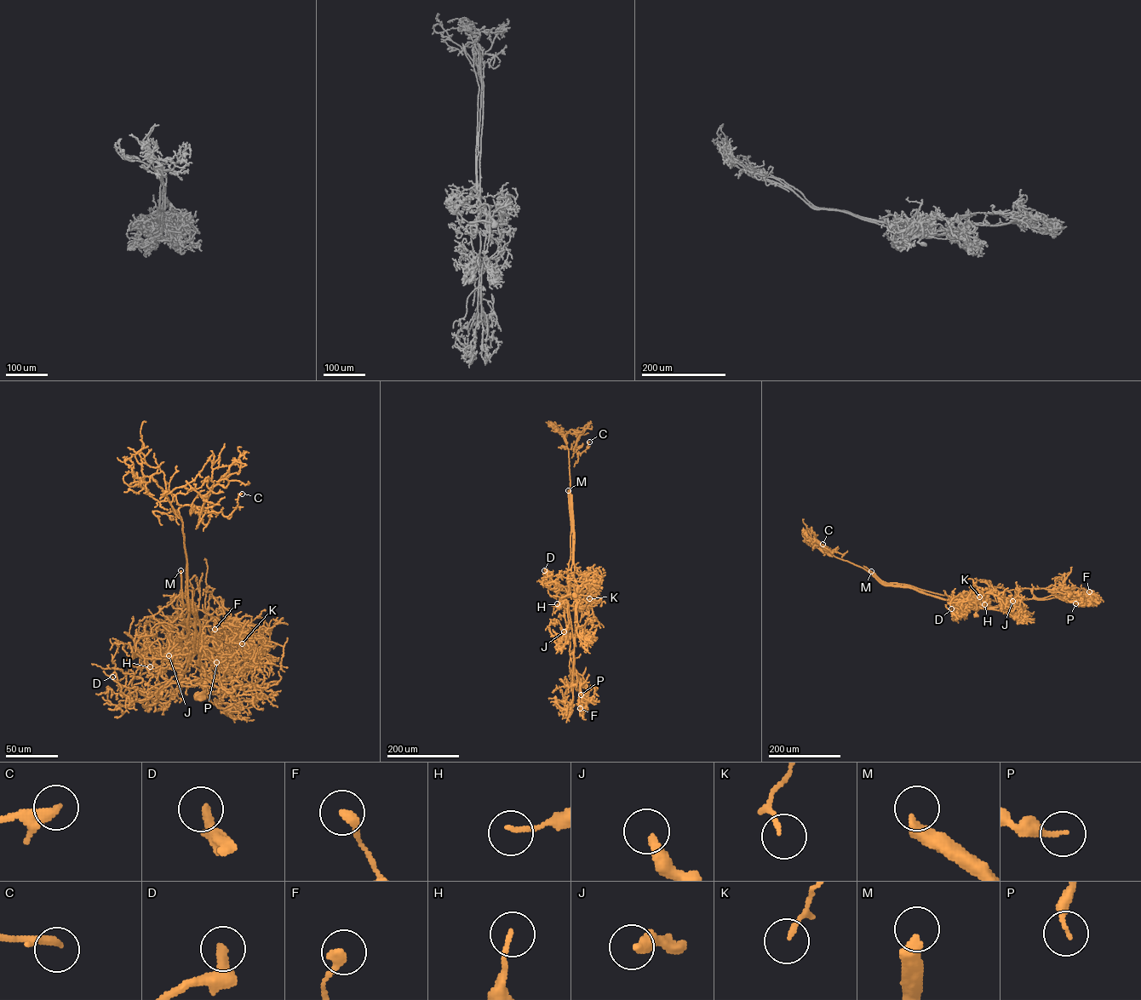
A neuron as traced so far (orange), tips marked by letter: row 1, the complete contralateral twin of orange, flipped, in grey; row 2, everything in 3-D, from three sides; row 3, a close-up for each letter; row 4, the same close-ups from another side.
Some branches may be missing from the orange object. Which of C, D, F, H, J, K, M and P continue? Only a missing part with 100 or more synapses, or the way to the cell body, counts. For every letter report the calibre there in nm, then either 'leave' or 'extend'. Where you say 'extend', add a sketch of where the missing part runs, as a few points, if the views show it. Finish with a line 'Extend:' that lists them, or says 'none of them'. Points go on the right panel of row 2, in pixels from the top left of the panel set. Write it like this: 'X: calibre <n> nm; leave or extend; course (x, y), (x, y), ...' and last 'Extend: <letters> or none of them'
C: calibre 280 nm; leave
D: calibre 360 nm; leave
F: calibre 360 nm; leave
H: calibre 140 nm; leave
J: calibre 360 nm; extend
K: calibre 140 nm; leave
M: calibre 440 nm; extend; course (871, 571), (851, 559), (832, 554), (817, 541), (811, 541), (804, 534), (809, 533)
P: calibre 240 nm; leave
Extend: J, M

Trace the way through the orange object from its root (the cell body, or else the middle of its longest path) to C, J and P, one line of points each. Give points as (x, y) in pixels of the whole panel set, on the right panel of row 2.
C: (977, 614), (978, 600), (968, 607), (885, 585), (822, 544)
J: (977, 614), (979, 598), (993, 591), (1007, 591), (1011, 593), (1010, 598), (1015, 599), (1012, 601)
P: (977, 614), (979, 598), (993, 591), (1022, 588), (1051, 591), (1054, 588), (1075, 603)

